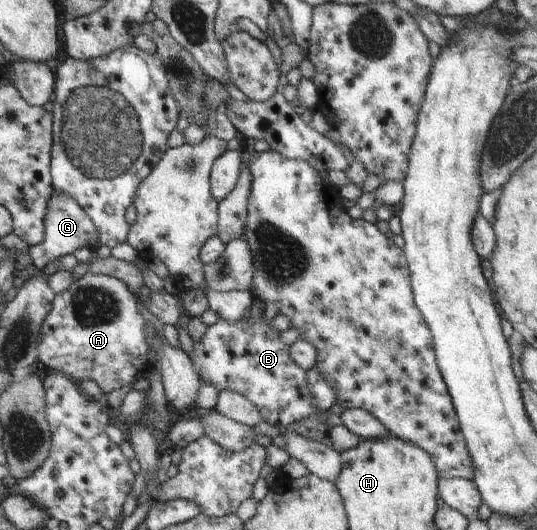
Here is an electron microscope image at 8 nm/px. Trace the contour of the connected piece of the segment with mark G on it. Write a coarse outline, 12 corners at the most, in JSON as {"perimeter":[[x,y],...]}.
{"perimeter":[[52,194],[42,243],[30,247],[36,268],[98,248],[89,216],[66,194]]}

